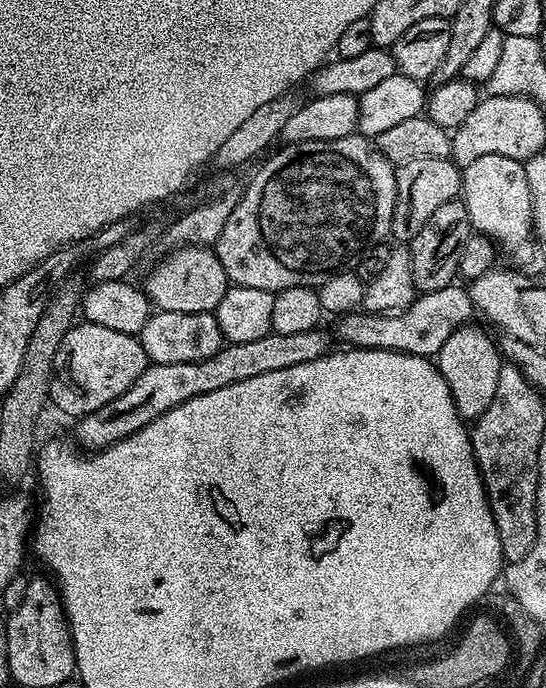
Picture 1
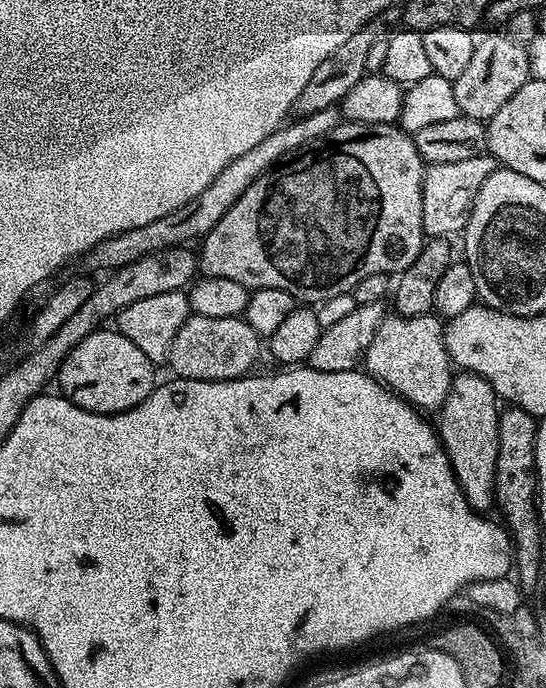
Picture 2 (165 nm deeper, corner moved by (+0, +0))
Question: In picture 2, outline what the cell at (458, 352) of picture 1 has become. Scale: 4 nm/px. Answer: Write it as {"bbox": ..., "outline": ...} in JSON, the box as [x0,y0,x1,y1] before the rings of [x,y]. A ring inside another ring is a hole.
{"bbox":[438,371,501,510],"outline":[[[461,371],[453,375],[444,405],[438,409],[438,435],[448,456],[448,465],[452,467],[452,476],[468,505],[477,510],[488,510],[484,509],[488,507],[491,509],[494,504],[493,487],[501,415],[498,409],[496,410],[496,404],[498,405],[498,397],[490,382],[473,372]]]}

